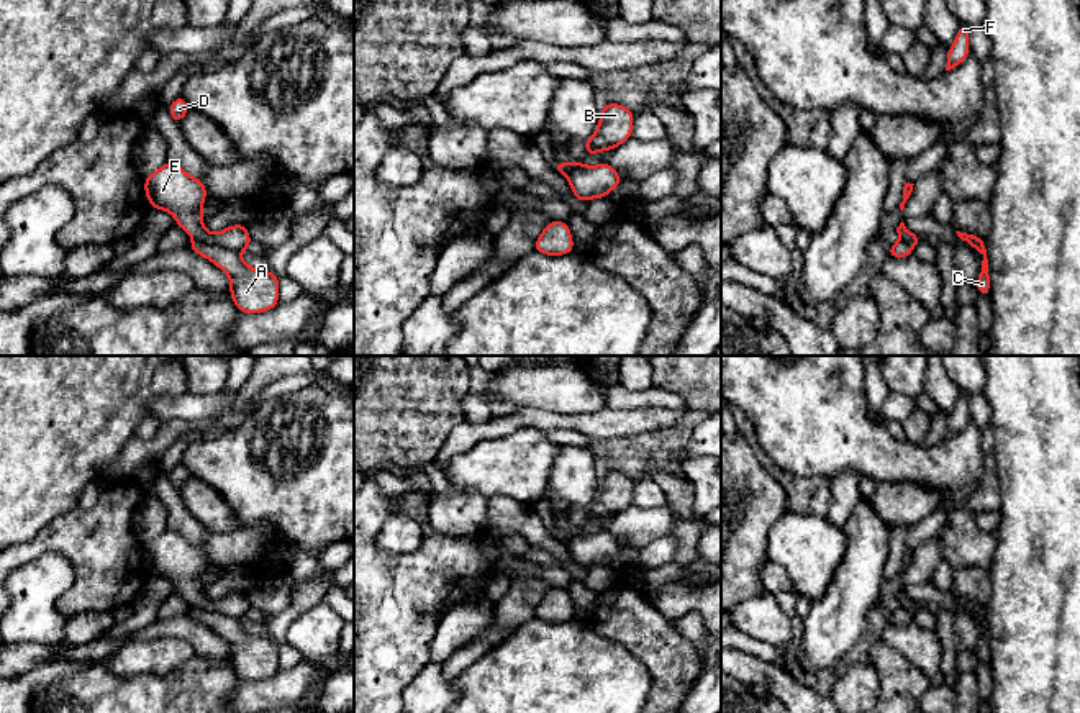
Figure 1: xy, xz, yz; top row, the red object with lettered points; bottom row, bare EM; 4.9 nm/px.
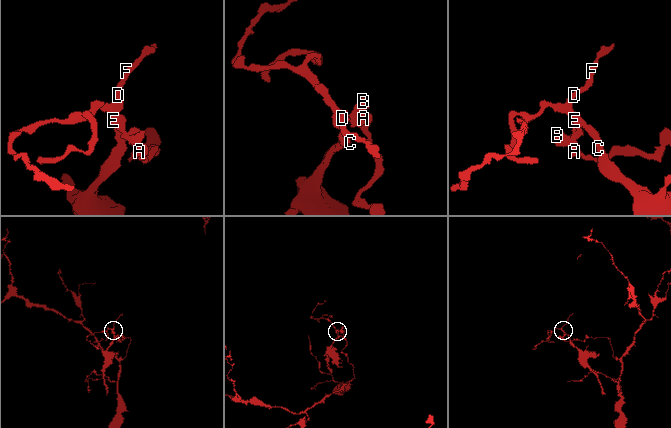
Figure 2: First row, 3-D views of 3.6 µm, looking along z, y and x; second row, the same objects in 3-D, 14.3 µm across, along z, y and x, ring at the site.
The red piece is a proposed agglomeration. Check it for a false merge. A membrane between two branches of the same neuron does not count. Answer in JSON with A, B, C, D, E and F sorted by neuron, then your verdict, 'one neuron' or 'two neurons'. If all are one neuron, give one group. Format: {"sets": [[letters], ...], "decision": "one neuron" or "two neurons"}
{"sets": [["A", "B"], ["C", "D", "E", "F"]], "decision": "two neurons"}

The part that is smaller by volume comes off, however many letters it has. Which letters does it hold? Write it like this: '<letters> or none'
C, D, E, F

